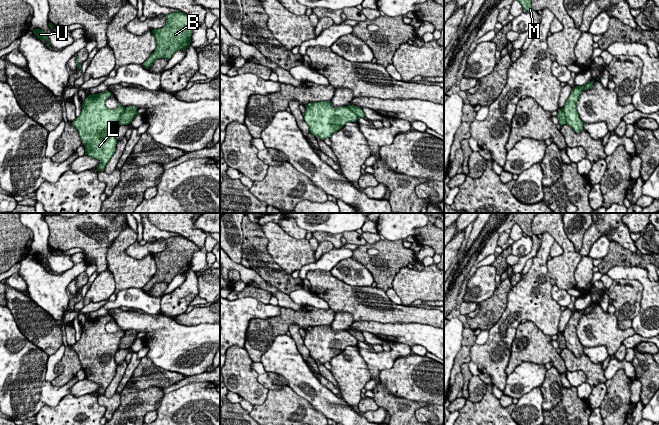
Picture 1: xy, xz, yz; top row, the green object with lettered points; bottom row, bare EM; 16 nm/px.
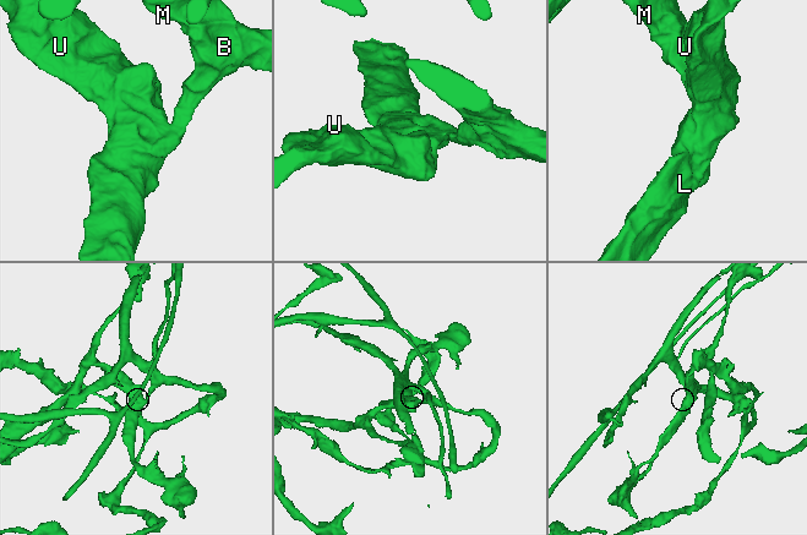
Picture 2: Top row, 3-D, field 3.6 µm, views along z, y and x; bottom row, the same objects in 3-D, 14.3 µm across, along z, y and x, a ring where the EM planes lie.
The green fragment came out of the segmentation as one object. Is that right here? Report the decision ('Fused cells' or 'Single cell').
Fused cells

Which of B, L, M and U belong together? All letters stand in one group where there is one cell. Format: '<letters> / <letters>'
B M / L U

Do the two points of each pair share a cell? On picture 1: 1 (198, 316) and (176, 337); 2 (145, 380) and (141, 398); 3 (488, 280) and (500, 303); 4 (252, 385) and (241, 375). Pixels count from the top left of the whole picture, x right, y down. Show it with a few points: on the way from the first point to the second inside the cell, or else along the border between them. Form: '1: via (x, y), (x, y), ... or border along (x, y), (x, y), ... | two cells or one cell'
1: border along (172, 318), (184, 325), (209, 323) | two cells
2: border along (129, 380), (135, 389), (157, 386), (162, 390) | two cells
3: border along (496, 287), (489, 297), (478, 303) | two cells
4: via (249, 383), (244, 378) | one cell

